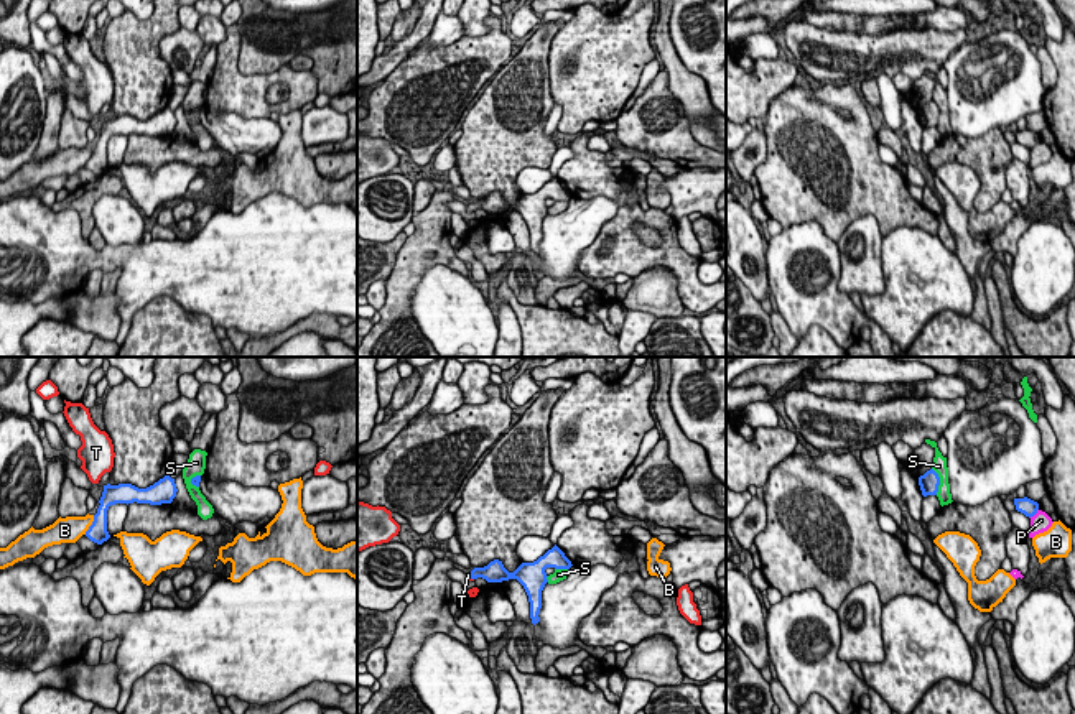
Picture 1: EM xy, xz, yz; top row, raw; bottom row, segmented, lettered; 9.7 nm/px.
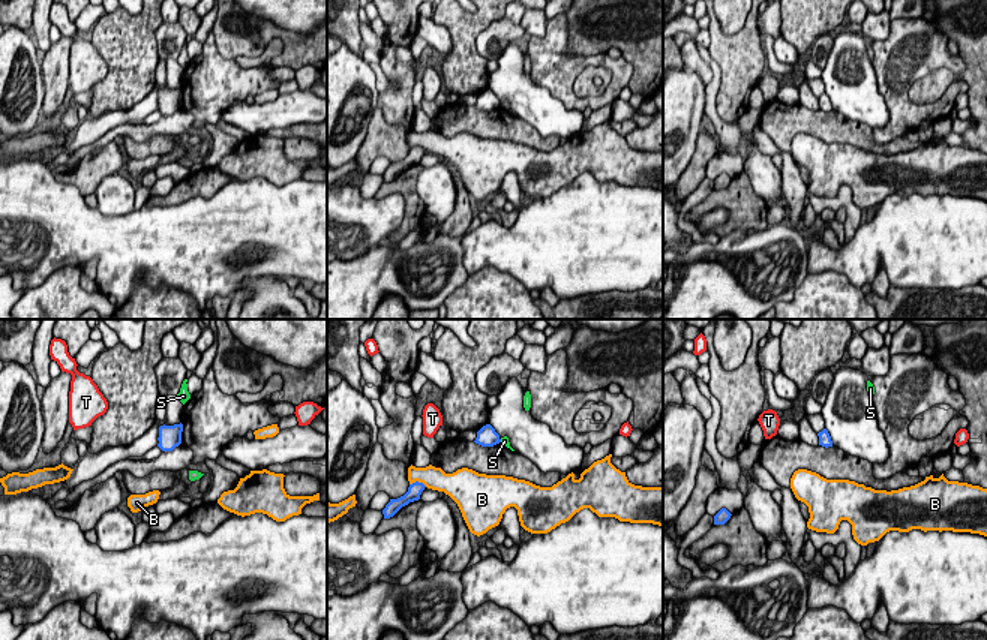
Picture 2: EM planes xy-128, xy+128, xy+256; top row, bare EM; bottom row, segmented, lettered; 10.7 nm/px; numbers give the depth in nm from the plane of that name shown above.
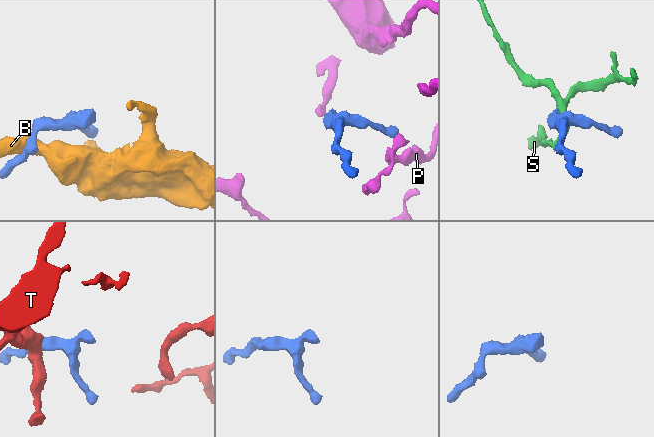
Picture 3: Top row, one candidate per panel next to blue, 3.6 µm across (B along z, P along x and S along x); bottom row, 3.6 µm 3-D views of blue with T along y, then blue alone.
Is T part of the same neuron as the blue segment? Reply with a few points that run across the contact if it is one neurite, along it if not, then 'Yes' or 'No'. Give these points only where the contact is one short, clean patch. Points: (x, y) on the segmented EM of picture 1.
Line: xz (494, 571), (471, 576), (468, 574). Yes

